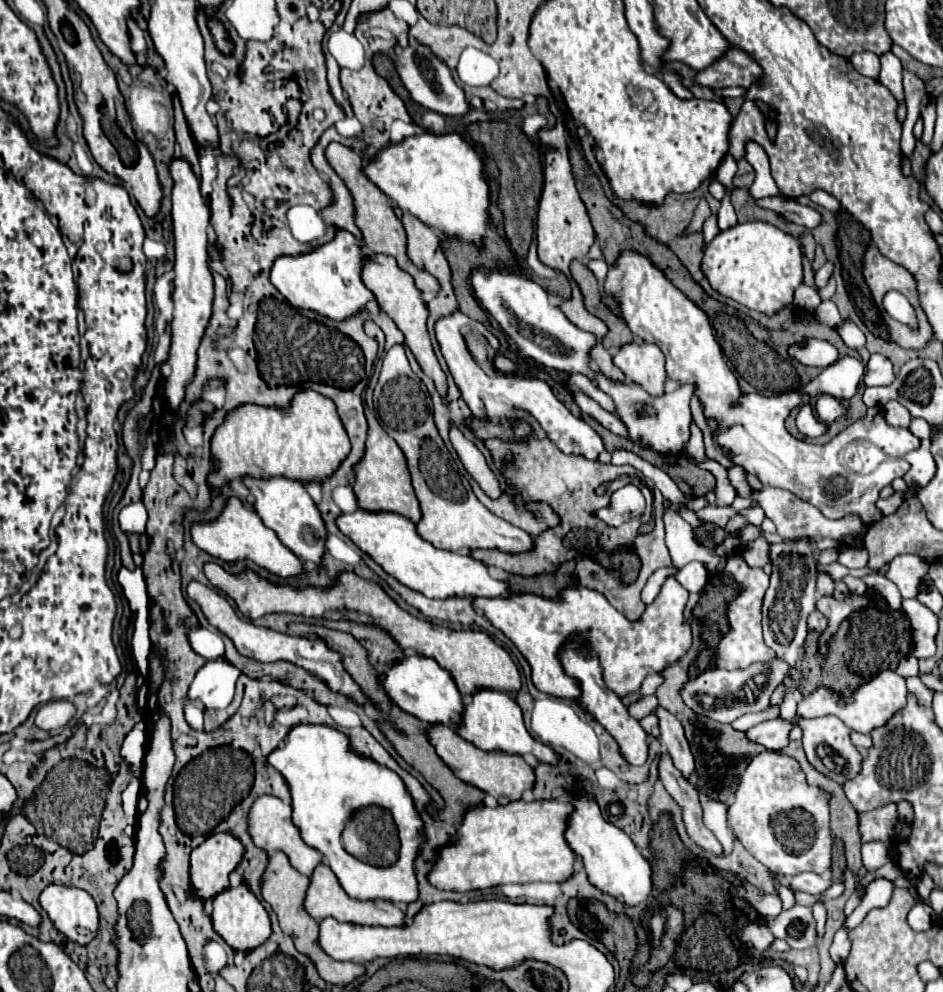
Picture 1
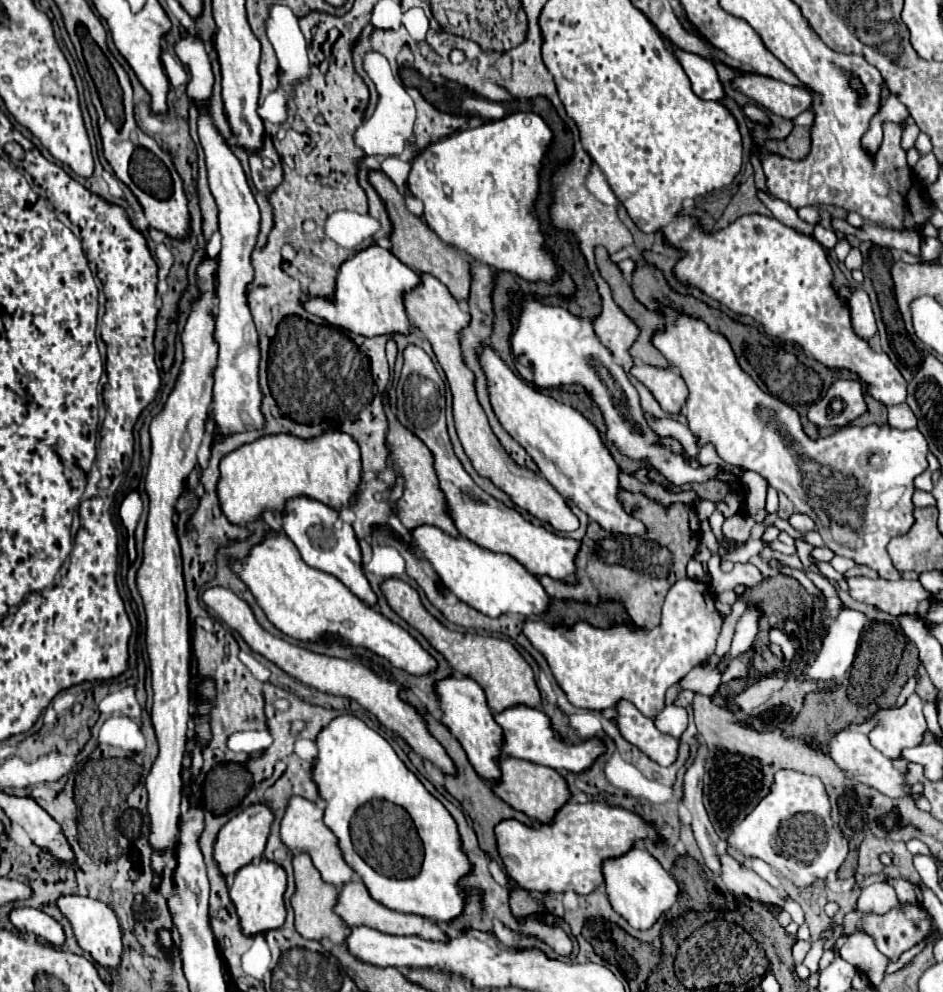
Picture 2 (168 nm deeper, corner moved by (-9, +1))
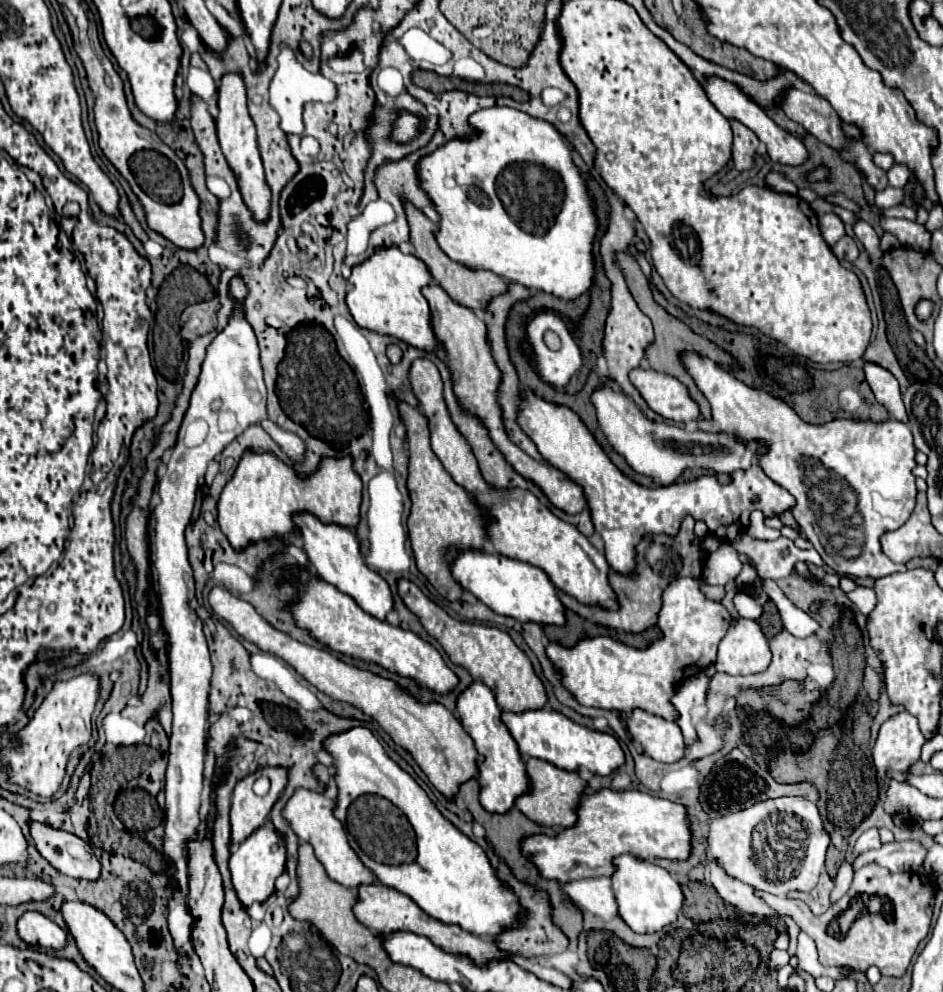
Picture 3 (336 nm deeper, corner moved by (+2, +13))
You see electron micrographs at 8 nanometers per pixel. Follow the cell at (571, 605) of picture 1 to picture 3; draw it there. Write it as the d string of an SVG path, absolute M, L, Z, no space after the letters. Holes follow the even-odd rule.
M680 577L662 591L662 607L656 625L662 637L652 641L646 649L630 647L612 637L584 637L574 647L548 641L544 647L546 657L560 673L562 685L580 705L626 713L640 707L664 719L674 719L676 711L670 697L674 695L676 683L700 673L716 659L718 643L732 625L732 617L722 603L702 593L698 579Z

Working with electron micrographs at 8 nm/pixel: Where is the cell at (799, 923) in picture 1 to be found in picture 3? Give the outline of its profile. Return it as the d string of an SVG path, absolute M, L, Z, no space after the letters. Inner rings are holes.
M774 949L774 951L772 951L772 955L770 955L770 967L776 967L776 969L780 969L780 967L784 967L784 965L788 963L788 959L790 959L788 951Z

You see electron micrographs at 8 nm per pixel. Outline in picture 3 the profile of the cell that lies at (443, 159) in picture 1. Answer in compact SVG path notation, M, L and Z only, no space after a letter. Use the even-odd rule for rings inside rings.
M492 107L492 109L482 109L470 115L468 125L472 129L470 137L454 137L450 141L446 141L444 145L440 145L436 151L432 151L430 155L424 155L418 165L416 165L416 173L418 173L418 185L420 189L428 195L428 199L432 201L436 213L438 213L438 227L436 227L436 241L440 245L440 249L454 261L464 263L466 267L476 267L476 269L490 269L492 273L504 277L506 281L516 281L522 283L526 287L538 289L538 291L546 291L546 293L554 293L558 297L564 299L574 299L582 293L586 293L592 285L592 277L594 277L594 261L592 261L592 241L596 235L596 217L594 217L594 209L592 209L592 199L588 197L586 185L580 177L578 167L572 161L570 149L568 145L562 141L562 135L558 133L558 129L554 125L550 125L548 121L536 119L524 111L512 109L512 107ZM480 193L486 195L488 201L480 201Z

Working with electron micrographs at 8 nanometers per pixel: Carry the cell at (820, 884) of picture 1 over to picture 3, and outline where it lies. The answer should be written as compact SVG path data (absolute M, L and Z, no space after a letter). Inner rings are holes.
M902 841L902 843L886 843L876 851L866 851L858 855L854 861L854 871L864 867L866 863L878 863L884 865L890 871L914 871L922 865L926 855L926 849L920 843L914 841Z

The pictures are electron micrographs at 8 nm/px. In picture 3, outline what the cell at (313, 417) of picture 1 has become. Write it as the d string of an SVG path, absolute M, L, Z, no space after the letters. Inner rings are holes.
M244 451L232 479L224 485L222 495L218 499L218 523L222 533L228 537L234 549L244 549L248 543L264 539L264 537L280 537L282 533L294 533L294 525L290 515L296 511L308 511L320 517L324 523L338 523L344 527L354 527L358 523L358 509L362 501L362 481L352 467L350 455L344 457L322 457L318 469L308 475L300 477L292 465L280 461L274 453L254 453Z

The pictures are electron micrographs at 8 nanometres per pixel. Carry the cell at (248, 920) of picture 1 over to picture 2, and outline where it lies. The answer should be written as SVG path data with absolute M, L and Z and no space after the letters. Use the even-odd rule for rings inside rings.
M261 857L259 863L249 863L241 867L235 873L235 881L231 887L231 901L237 907L237 915L241 919L241 927L245 935L257 935L257 933L267 933L271 929L277 929L285 921L285 903L283 895L287 889L287 873L281 865L267 861Z

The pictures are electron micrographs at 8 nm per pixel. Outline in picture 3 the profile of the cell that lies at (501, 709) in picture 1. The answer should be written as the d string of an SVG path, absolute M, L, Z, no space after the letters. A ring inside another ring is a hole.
M528 709L522 713L504 711L502 721L508 727L510 735L514 737L520 755L524 757L536 757L566 771L574 771L576 767L586 767L590 773L596 775L610 775L624 763L624 753L618 741L610 733L582 727L570 721L568 717L564 717L562 713L548 709Z

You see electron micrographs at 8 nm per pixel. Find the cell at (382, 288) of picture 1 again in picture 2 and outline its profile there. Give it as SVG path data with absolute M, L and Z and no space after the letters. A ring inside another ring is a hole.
M421 275L421 281L423 281L421 287L417 287L405 295L407 315L409 315L411 323L427 337L427 341L431 343L431 347L437 355L439 365L445 371L449 389L453 393L455 427L457 427L459 439L463 443L463 449L471 457L475 469L483 477L491 479L499 489L503 489L515 501L517 507L529 511L537 519L549 523L553 529L565 531L565 533L579 529L579 519L565 503L565 497L559 495L559 491L551 483L547 483L547 479L543 479L543 475L537 475L535 471L531 471L527 467L519 467L509 457L509 453L503 449L499 439L495 437L495 433L487 421L487 415L485 415L483 407L479 405L477 393L475 393L475 373L465 365L463 351L461 351L459 333L461 333L461 329L465 329L469 325L471 315L459 307L455 297L449 293L449 289L439 279L435 279L433 275Z

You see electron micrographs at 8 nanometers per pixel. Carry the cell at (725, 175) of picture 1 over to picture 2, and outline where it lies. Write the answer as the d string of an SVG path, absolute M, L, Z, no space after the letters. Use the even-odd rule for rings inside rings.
M757 193L757 197L767 205L767 209L773 213L773 217L779 219L781 223L785 223L785 225L789 225L789 227L793 227L793 229L797 229L801 233L807 233L807 235L813 233L813 225L801 221L797 211L789 203L783 203L781 199L773 199L773 197L765 195L765 193Z

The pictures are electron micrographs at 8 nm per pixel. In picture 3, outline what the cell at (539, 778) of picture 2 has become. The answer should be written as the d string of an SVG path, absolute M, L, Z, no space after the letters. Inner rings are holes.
M526 757L524 765L530 779L530 789L516 797L516 807L534 823L540 823L546 827L552 827L552 825L570 827L572 823L576 823L576 805L578 805L580 793L584 793L586 789L586 781L580 779L576 773L560 769L542 759Z

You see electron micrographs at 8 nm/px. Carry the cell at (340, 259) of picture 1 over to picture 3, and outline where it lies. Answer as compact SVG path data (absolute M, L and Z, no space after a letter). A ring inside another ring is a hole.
M378 247L366 261L352 267L346 281L352 285L346 293L346 305L358 327L396 337L424 351L434 351L438 347L430 327L428 301L420 293L424 285L432 283L432 275L420 259L404 255L398 247Z

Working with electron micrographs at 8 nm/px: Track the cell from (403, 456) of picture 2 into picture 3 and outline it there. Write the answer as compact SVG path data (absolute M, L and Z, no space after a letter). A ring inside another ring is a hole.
M398 401L398 413L406 427L408 439L408 495L412 501L408 515L408 537L412 545L412 553L416 559L418 571L430 581L430 585L448 601L456 601L462 597L462 587L452 579L448 571L448 563L442 559L442 547L484 547L484 519L470 499L470 495L452 481L452 477L444 471L442 463L434 455L428 439L428 421L416 407L410 407Z

